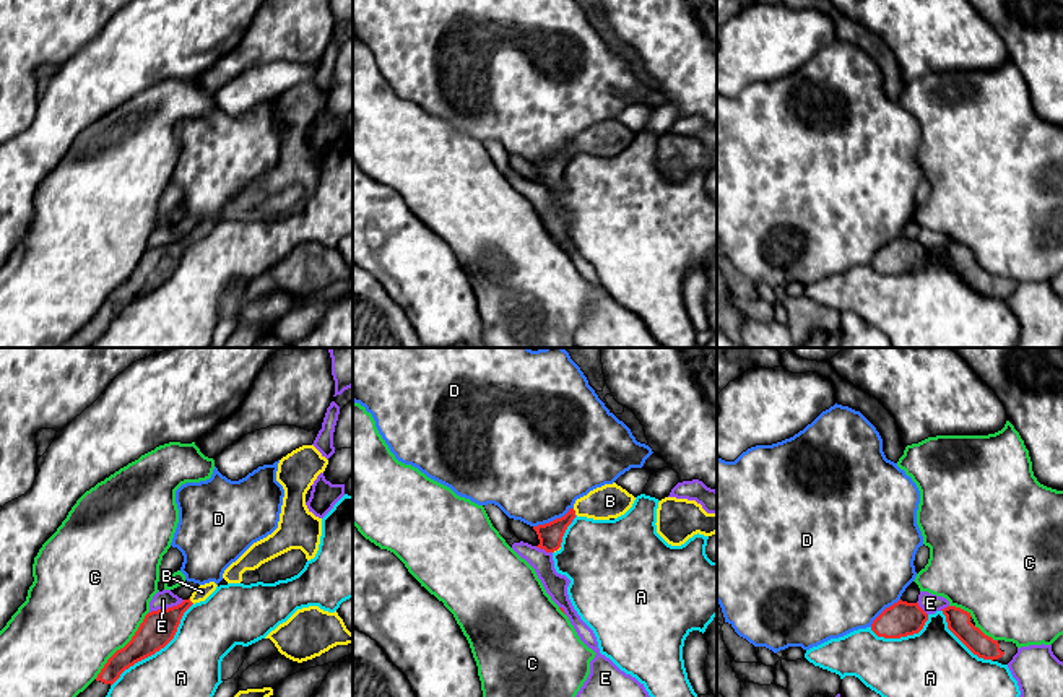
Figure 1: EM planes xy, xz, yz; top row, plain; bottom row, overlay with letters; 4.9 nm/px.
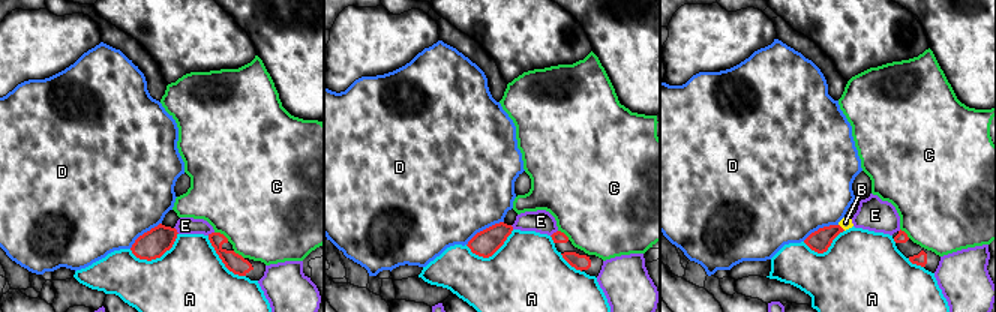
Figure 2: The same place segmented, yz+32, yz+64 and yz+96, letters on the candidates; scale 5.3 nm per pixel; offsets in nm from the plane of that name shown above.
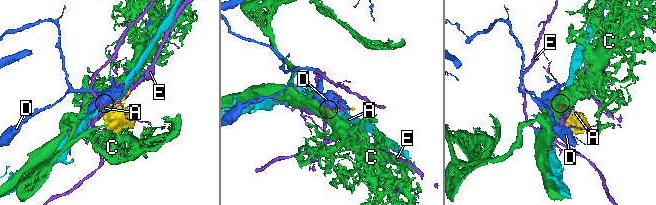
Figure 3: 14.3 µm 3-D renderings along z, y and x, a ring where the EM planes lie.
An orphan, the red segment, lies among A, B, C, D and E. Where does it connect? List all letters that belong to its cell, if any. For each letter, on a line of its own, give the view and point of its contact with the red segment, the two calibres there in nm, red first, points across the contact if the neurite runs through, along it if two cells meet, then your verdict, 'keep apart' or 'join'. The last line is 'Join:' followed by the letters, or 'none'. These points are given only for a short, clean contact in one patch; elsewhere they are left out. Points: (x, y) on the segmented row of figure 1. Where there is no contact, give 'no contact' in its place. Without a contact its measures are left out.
A: contact xy (158, 650); calibres 170 and 300 nm; keep apart
B: contact xy (190, 601); calibres 170 and 70 nm; join
C: contact xy (125, 645); calibres 170 and 480 nm; keep apart
D: contact xz (553, 520); calibres 120 and 480 nm; border xz (572, 507), (563, 515), (533, 527); keep apart
E: contact xy (168, 608); calibres 170 and 90 nm; keep apart
Join: B

